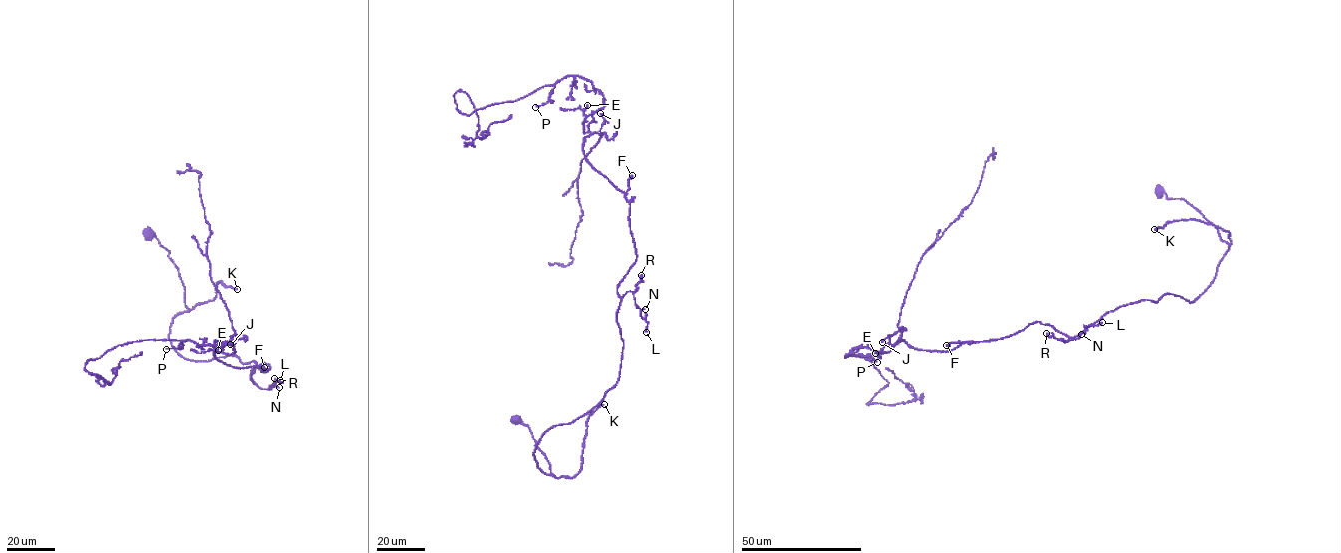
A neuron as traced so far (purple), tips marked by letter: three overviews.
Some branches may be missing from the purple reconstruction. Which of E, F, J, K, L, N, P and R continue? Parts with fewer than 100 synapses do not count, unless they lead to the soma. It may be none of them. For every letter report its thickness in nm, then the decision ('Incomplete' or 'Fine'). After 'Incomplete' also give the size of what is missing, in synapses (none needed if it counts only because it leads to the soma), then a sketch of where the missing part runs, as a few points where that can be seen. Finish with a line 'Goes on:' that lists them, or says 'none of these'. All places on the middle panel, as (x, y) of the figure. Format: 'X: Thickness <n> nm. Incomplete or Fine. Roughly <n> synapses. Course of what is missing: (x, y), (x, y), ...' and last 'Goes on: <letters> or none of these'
E: Thickness 320 nm. Fine
F: Thickness 480 nm. Fine
J: Thickness 400 nm. Fine
K: Thickness 260 nm. Incomplete. Roughly 120 synapses. Course of what is missing: (604, 404), (608, 399), (626, 399), (632, 389), (636, 390), (633, 388), (638, 382), (656, 386)
L: Thickness 550 nm. Fine
N: Thickness 280 nm. Fine
P: Thickness 260 nm. Fine
R: Thickness 300 nm. Fine
Goes on: K

